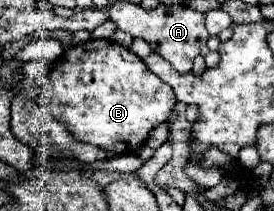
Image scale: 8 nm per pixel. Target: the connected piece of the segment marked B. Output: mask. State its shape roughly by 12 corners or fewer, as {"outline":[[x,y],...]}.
{"outline":[[102,39],[52,65],[38,103],[78,139],[134,153],[176,95]]}

